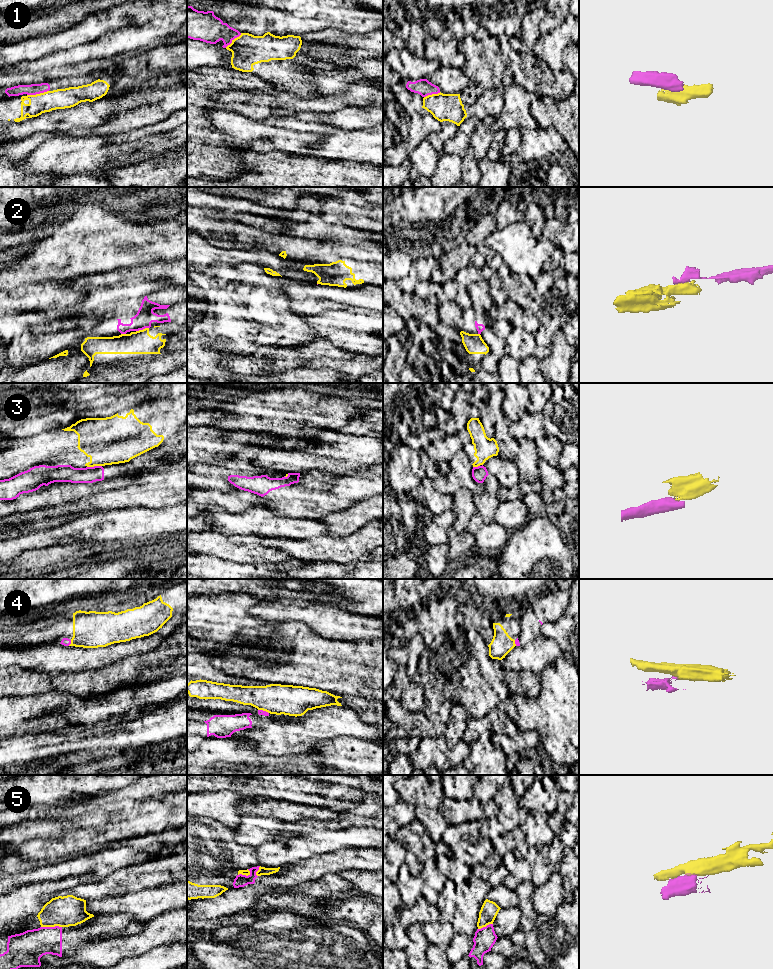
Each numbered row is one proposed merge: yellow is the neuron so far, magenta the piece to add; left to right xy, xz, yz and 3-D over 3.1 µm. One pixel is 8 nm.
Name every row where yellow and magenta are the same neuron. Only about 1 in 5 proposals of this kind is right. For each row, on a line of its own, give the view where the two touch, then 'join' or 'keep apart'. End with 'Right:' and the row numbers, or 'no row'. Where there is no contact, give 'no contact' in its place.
1: meets yellow in xy; keep apart
2: meets yellow in xy; keep apart
3: meets yellow in xy; keep apart
4: meets yellow in xy; keep apart
5: meets yellow in xy; keep apart
Right: no row

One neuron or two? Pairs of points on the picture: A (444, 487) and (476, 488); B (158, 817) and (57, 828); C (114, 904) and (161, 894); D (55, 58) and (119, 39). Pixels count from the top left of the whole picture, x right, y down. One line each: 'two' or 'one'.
A: one
B: two
C: one
D: one

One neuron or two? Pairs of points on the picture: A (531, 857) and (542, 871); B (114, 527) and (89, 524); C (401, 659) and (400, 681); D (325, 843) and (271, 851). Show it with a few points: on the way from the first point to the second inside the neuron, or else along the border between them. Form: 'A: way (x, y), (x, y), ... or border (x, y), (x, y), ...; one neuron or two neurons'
A: way (534, 860), (541, 868); one neuron
B: way (108, 526), (103, 521), (95, 523); one neuron
C: border (405, 665), (400, 666); two neurons
D: way (312, 843), (307, 843), (289, 852), (284, 852); one neuron

